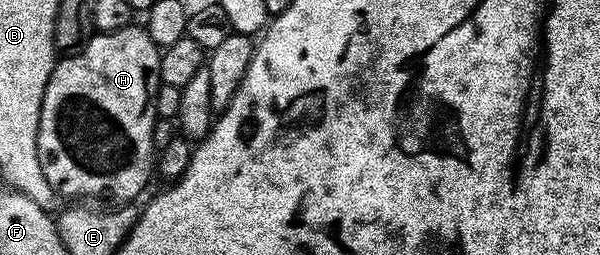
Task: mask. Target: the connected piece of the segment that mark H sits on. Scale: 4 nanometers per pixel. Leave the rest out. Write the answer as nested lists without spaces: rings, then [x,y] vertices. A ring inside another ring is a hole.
[[[133,23],[122,27],[122,31],[113,33],[96,33],[81,49],[77,49],[71,55],[64,55],[57,60],[52,68],[50,79],[46,83],[46,91],[42,95],[42,111],[38,123],[38,135],[36,136],[36,150],[38,151],[38,163],[42,163],[42,175],[46,175],[46,183],[61,198],[88,199],[93,197],[96,203],[132,203],[132,200],[143,191],[154,177],[154,127],[158,120],[156,116],[156,91],[160,88],[160,54],[161,46],[154,43],[154,39],[148,34],[143,24]]]

